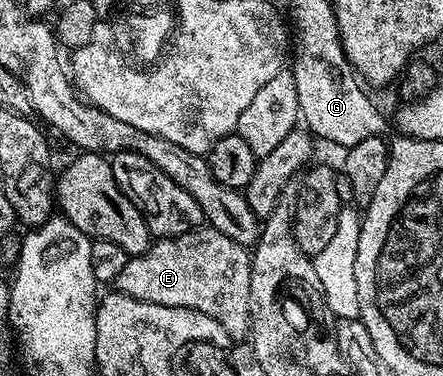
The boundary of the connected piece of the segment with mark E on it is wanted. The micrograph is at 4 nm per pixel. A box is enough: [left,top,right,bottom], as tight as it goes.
[112,227,251,339]

